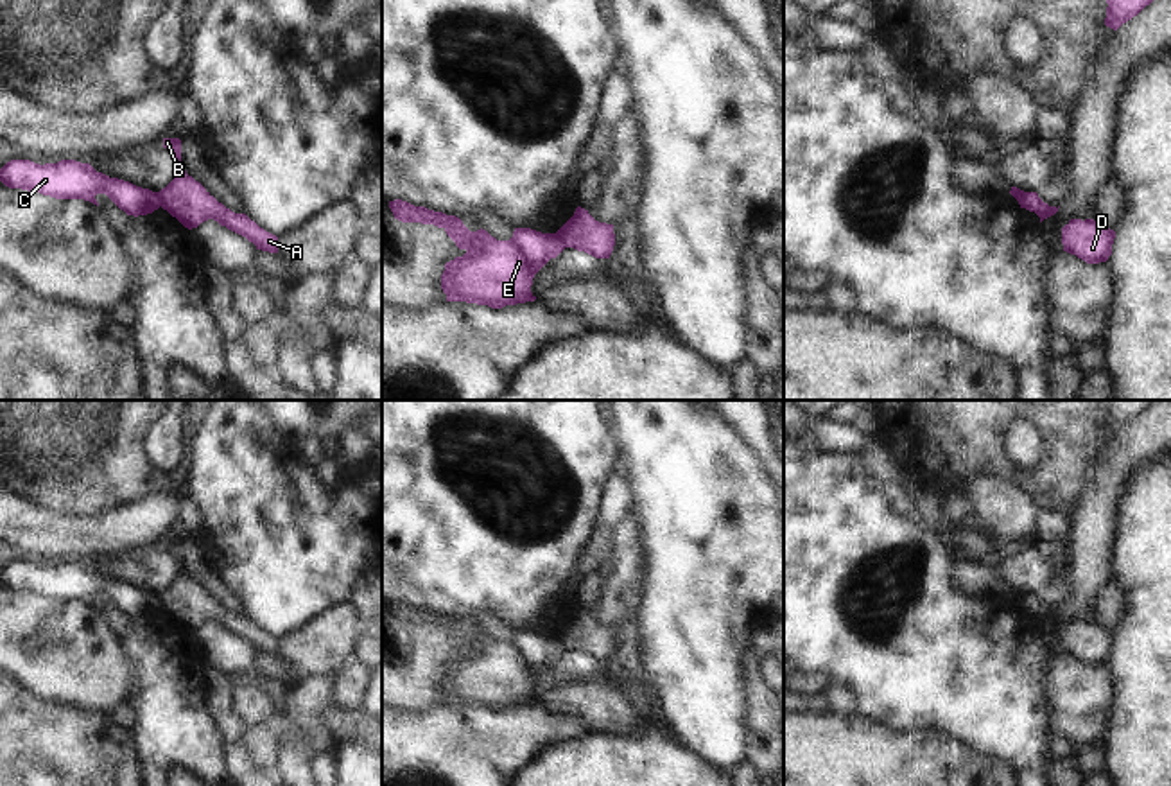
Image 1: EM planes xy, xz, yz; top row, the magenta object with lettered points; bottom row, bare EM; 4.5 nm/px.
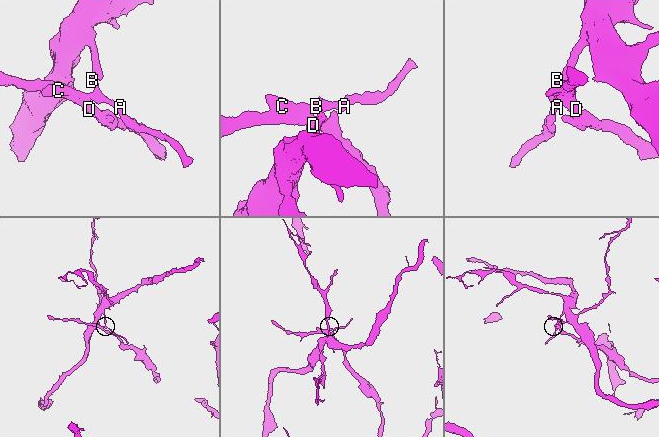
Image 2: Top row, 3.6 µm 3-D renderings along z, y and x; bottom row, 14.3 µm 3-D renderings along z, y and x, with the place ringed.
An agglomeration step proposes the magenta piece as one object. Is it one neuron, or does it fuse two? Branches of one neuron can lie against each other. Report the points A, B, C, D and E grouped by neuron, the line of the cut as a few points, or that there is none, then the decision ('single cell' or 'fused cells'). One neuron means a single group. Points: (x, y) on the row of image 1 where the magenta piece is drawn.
A B / C D E | xy (156, 192), (162, 205) | fused cells

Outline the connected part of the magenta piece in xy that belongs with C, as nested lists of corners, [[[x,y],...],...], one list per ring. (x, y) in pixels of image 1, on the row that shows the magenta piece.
[[[11,160],[0,169],[0,181],[9,188],[39,192],[56,199],[84,199],[99,206],[95,196],[106,194],[127,215],[147,215],[158,210],[158,192],[97,172],[90,163],[61,160],[34,163]]]

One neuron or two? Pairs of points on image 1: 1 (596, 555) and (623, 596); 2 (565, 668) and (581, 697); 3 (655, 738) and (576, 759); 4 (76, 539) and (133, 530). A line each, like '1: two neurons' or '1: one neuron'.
1: two neurons
2: two neurons
3: one neuron
4: one neuron

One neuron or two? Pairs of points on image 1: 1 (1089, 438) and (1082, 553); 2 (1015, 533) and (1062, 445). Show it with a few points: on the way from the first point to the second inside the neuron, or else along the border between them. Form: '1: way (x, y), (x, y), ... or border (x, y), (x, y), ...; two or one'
1: border (1105, 445), (1080, 496), (1080, 503), (1071, 514); two
2: border (999, 476), (1017, 485), (1039, 508); two

